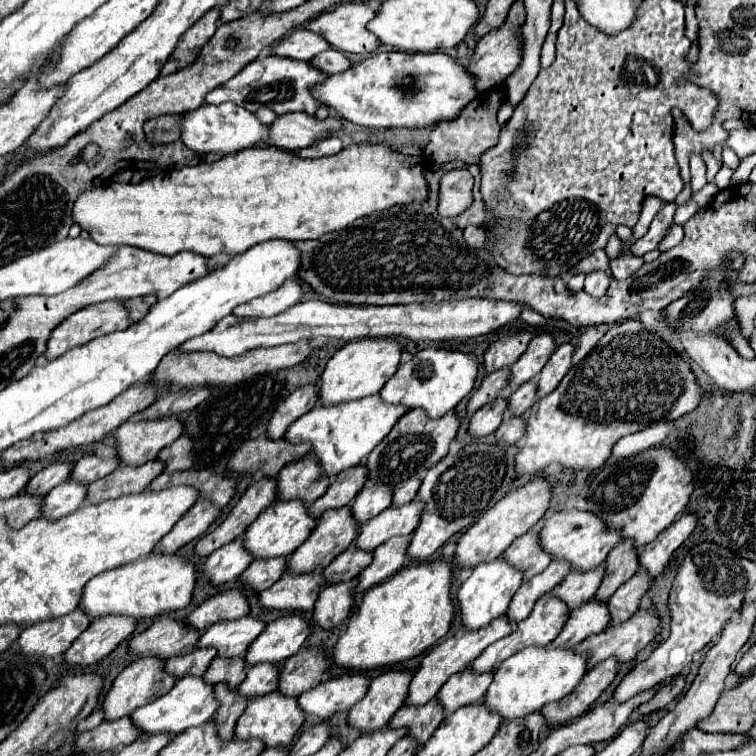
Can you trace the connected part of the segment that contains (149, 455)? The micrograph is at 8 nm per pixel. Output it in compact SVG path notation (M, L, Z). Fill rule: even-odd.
M161 418L161 420L145 420L145 422L123 422L115 432L117 442L117 458L121 464L141 466L147 460L155 460L157 452L169 444L173 444L183 432L179 420Z

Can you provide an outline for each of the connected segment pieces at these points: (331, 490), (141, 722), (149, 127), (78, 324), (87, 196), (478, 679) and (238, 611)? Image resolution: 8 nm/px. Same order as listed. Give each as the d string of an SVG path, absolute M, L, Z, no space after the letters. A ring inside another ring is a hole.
M359 464L357 468L347 468L331 482L327 492L307 508L309 516L319 518L325 510L343 508L343 506L351 504L353 498L357 496L357 492L363 488L363 484L365 484L365 464Z
M185 676L175 682L175 686L155 702L137 708L131 714L131 720L141 734L167 734L167 736L177 736L185 732L187 728L201 726L213 718L213 712L217 710L217 700L213 700L213 686L205 684L203 678L199 676Z
M167 114L167 116L157 116L147 120L145 124L145 134L149 142L163 144L163 142L175 142L181 138L181 116L183 114Z
M109 300L105 304L93 304L69 316L65 324L59 324L49 338L47 356L49 360L59 358L67 350L87 344L89 340L109 334L113 330L125 330L131 324L129 312L123 300Z
M363 142L363 144L351 144L347 148L343 148L339 154L333 154L333 156L323 156L323 158L301 158L299 154L295 152L289 152L289 150L281 150L281 148L271 148L271 146L257 146L257 148L249 148L249 150L241 150L233 156L227 156L225 160L217 160L213 164L207 164L207 162L201 162L197 166L185 166L185 168L179 168L179 170L173 170L169 174L157 174L153 178L147 178L139 184L119 184L119 182L113 182L109 186L103 186L103 188L93 188L89 192L83 192L79 198L77 198L77 204L73 208L73 218L75 222L87 230L91 234L91 238L97 242L97 244L127 244L127 246L137 246L137 248L147 248L147 250L153 250L157 254L177 254L177 252L183 252L183 250L189 250L189 252L199 252L201 256L215 256L215 254L241 254L245 250L249 250L251 246L259 244L259 242L265 242L265 240L273 240L273 238L283 238L283 240L309 240L309 238L319 238L327 232L333 232L333 230L343 230L343 228L349 228L355 220L359 218L365 218L365 216L371 216L375 212L385 212L389 210L391 206L397 206L397 204L411 204L411 202L425 202L429 198L429 184L425 180L425 174L423 174L423 162L419 156L407 156L407 154L401 154L397 148L389 146L389 144L369 144L369 142Z
M469 668L453 674L449 682L443 684L441 690L437 692L437 700L443 706L445 714L451 714L469 704L477 704L481 696L485 696L485 688L489 688L491 678L493 678L493 672L475 674L475 672L469 672Z
M229 590L207 598L199 608L195 608L187 616L185 624L193 630L203 632L215 622L237 620L237 618L243 618L247 612L249 612L249 606L245 602L245 596L239 590Z

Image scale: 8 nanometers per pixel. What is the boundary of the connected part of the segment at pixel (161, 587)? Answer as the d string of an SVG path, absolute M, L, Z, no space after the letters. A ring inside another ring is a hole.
M153 552L145 556L145 560L125 564L121 568L115 568L113 572L105 572L89 580L89 584L85 584L83 588L79 608L91 620L103 618L103 616L129 616L135 620L165 616L189 604L195 578L197 578L195 568L185 558L177 554Z

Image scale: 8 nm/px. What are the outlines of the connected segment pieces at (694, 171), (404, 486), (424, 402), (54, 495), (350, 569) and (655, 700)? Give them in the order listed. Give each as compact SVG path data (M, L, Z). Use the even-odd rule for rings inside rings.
M691 156L691 188L693 192L698 192L707 184L705 180L705 162L701 156Z
M415 476L415 478L409 478L409 480L405 480L405 482L401 482L397 488L395 488L395 492L393 492L393 508L399 508L399 506L403 506L403 504L409 504L411 500L415 500L415 496L417 496L417 490L419 490L419 478Z
M425 348L413 360L399 366L399 370L381 388L385 404L399 404L407 410L421 408L429 418L441 418L451 412L473 388L477 376L477 360L463 352L449 352L443 348Z
M67 480L67 482L55 486L47 496L43 496L41 518L59 520L61 516L69 516L83 504L85 492L87 492L87 488L73 480Z
M347 548L329 566L321 570L321 576L325 578L327 584L351 580L361 568L365 568L365 564L369 564L371 558L373 558L371 552L357 552L357 548Z
M679 674L675 680L671 678L669 682L661 682L659 688L657 688L657 692L655 692L655 696L653 696L649 702L641 704L637 710L639 710L641 714L651 714L651 712L655 712L655 710L661 710L661 708L665 708L669 702L673 702L673 700L677 698L677 694L683 692L683 688L685 688L685 676L681 676L681 674Z

